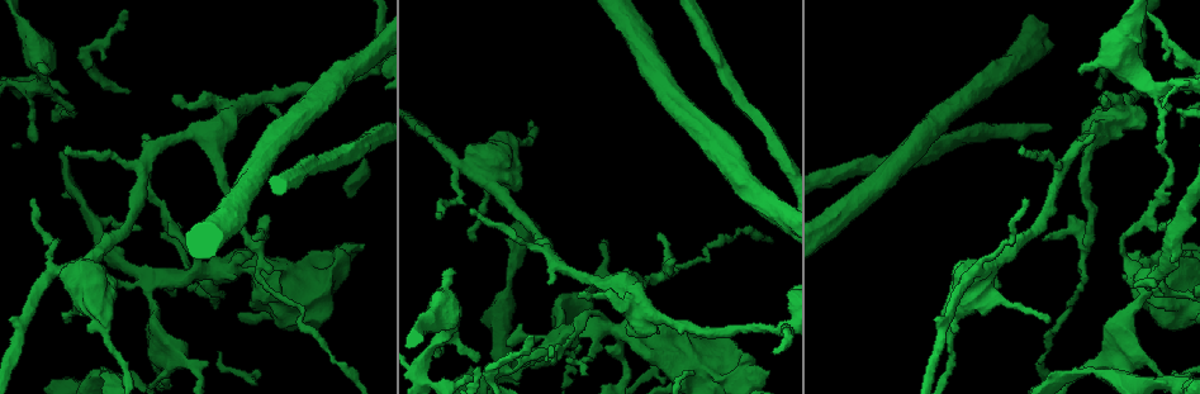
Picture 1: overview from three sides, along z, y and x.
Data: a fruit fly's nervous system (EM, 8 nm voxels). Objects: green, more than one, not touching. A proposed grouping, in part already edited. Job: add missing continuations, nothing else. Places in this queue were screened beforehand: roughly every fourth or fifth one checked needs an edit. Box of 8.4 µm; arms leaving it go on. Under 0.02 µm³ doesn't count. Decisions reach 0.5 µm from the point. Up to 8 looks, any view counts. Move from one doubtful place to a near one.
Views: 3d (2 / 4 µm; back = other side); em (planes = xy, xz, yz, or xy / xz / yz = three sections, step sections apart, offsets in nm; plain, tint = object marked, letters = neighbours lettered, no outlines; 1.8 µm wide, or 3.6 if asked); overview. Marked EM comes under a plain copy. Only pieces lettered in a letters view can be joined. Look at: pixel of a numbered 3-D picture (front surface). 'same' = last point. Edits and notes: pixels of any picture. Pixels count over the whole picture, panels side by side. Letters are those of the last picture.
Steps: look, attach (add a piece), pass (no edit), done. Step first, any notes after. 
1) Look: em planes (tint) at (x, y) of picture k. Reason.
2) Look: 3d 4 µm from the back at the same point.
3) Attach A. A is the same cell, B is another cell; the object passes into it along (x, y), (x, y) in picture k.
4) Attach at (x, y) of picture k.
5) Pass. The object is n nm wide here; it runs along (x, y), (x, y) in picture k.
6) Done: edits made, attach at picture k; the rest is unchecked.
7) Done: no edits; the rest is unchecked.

Look: 3d 4 µm at (162, 278) of picture 1. A fork.

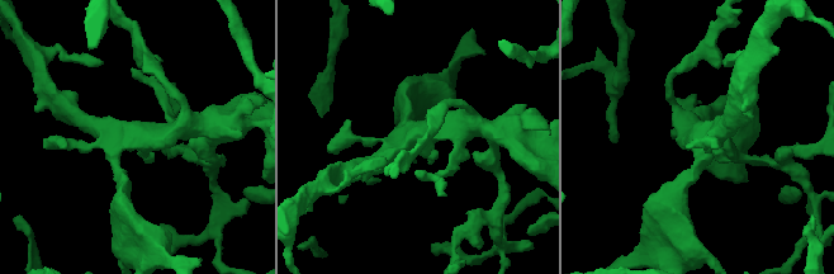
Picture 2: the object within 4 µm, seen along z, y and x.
Look: em 3.6 µm planes (letters) at (702, 134) of picture 2.

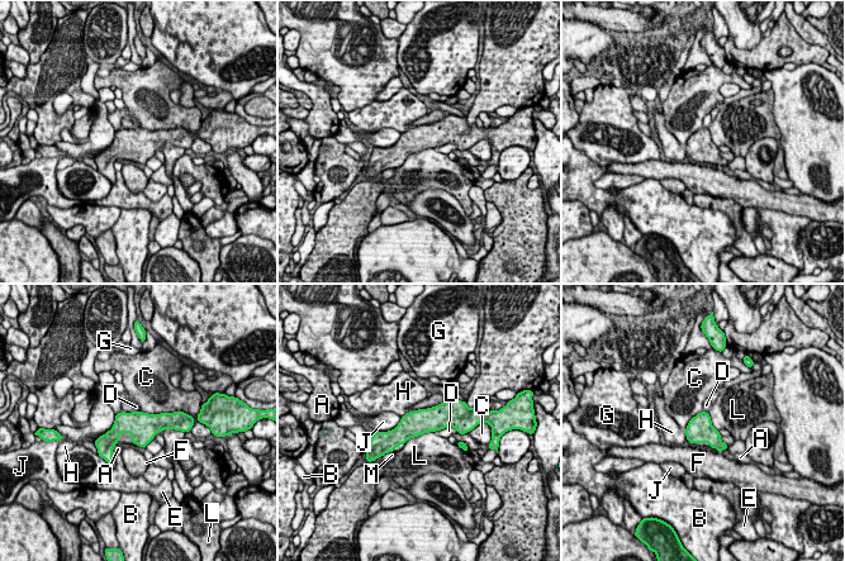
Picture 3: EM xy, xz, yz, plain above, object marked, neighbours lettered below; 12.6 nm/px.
Pass. A, B, C, D, E, F, G, H, J, L and M are other cells; a border runs along (433, 431), (411, 437), (404, 445) in picture 3; none of them fits.

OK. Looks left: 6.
Look: em 3.6 µm xy step 4 (tint) at (949, 342) of picture 1. Thick turns thin.

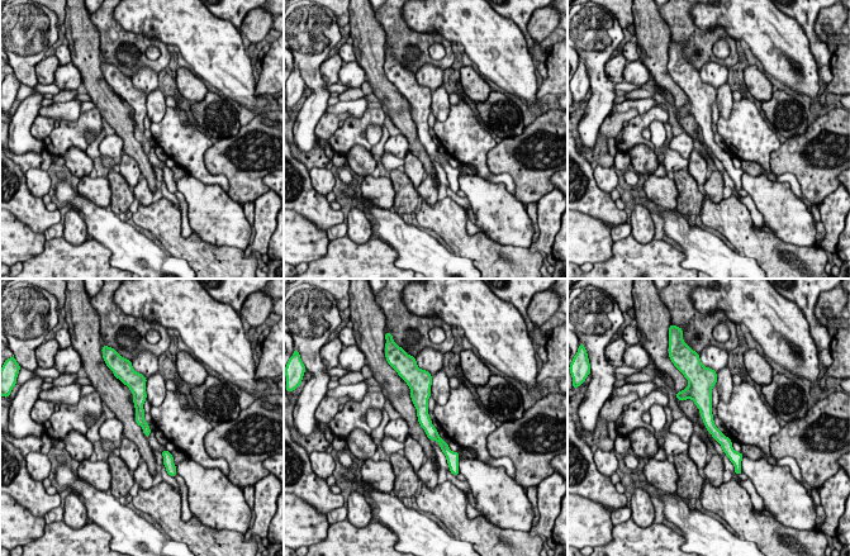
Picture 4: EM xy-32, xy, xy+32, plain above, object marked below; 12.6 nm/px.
Look: em 3.6 µm planes (letters) at the same point.

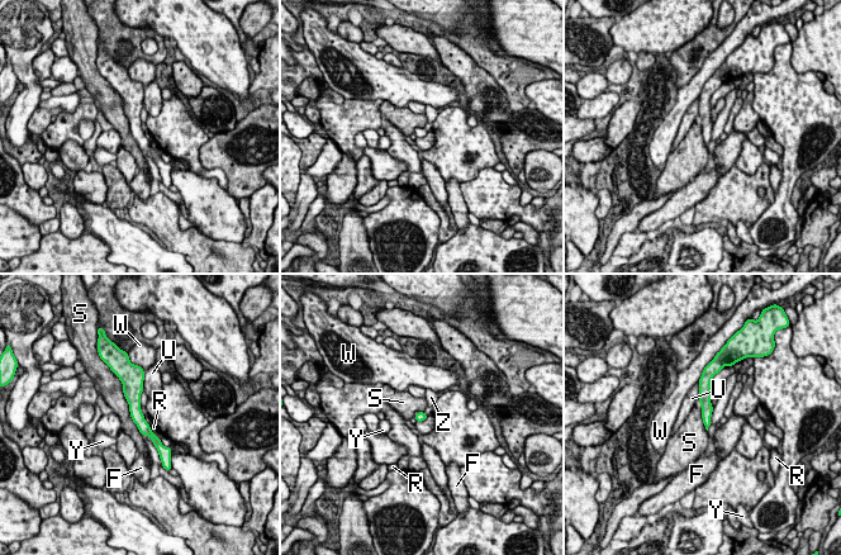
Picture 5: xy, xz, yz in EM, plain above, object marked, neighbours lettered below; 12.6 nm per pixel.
Pass. The object is 130 nm wide here; F, R, S, U, W, Y and Z are other cells; it runs along (137, 379), (134, 411), (158, 445) in picture 5; no lettered piece goes on from it.

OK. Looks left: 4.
Look: em 3.6 µm planes (letters) at (67, 322) of picture 1. Thin end.

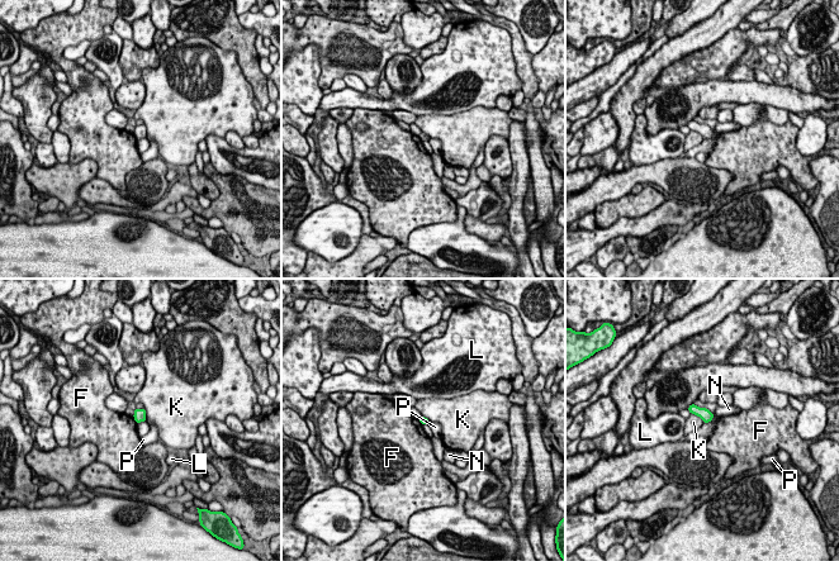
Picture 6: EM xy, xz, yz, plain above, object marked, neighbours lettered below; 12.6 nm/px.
Pass. F, K, L, N and P are other cells; a border runs along (691, 413), (704, 422) in picture 6; no lettered piece goes on from it.

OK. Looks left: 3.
Done: no edits; the rest is unchecked.

